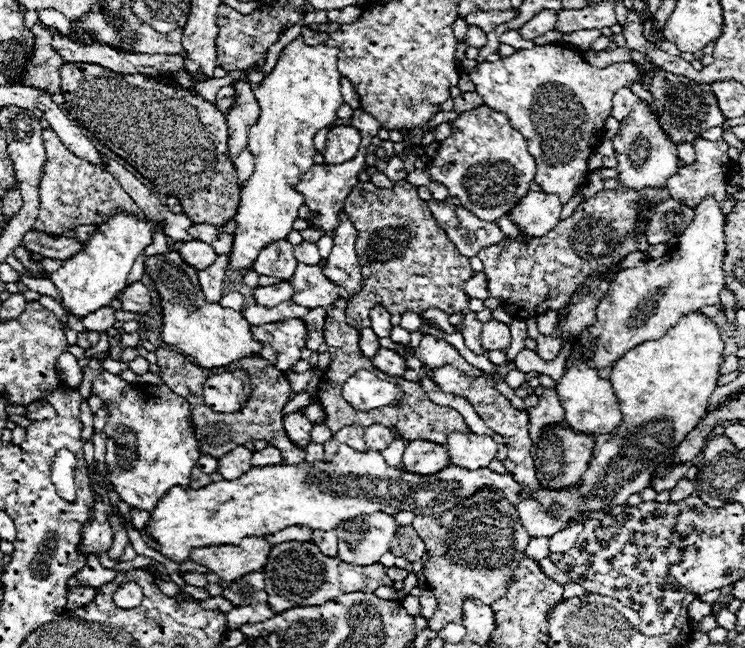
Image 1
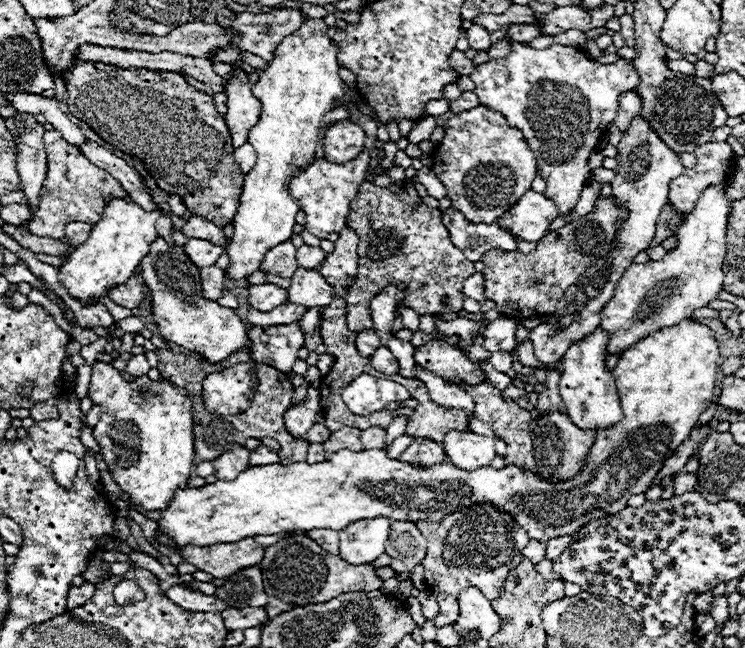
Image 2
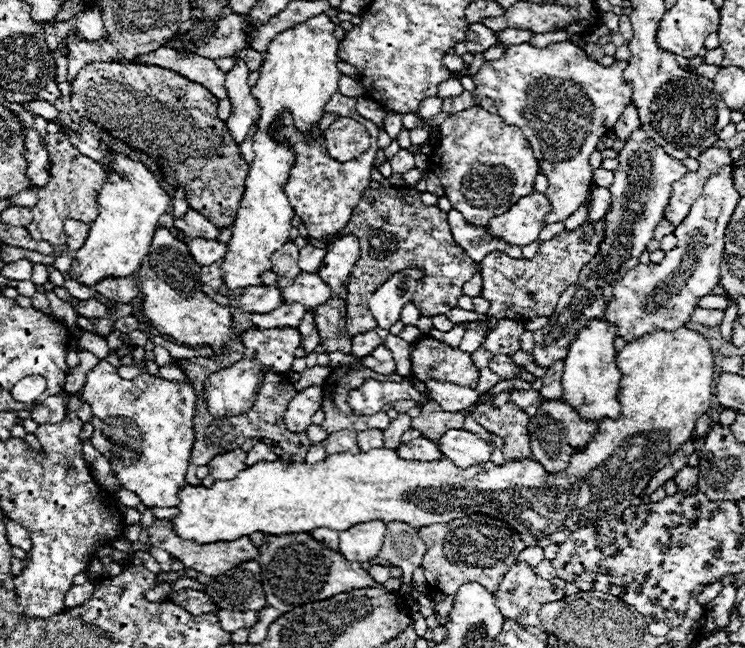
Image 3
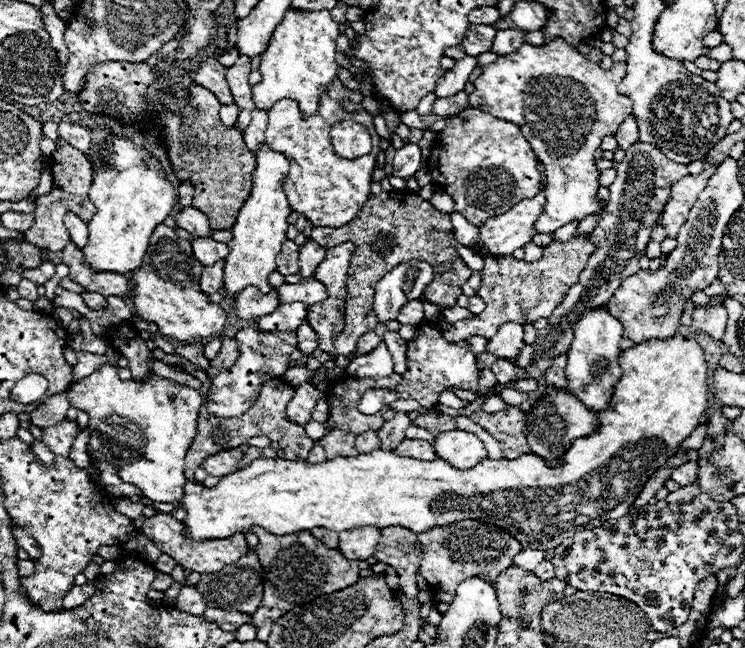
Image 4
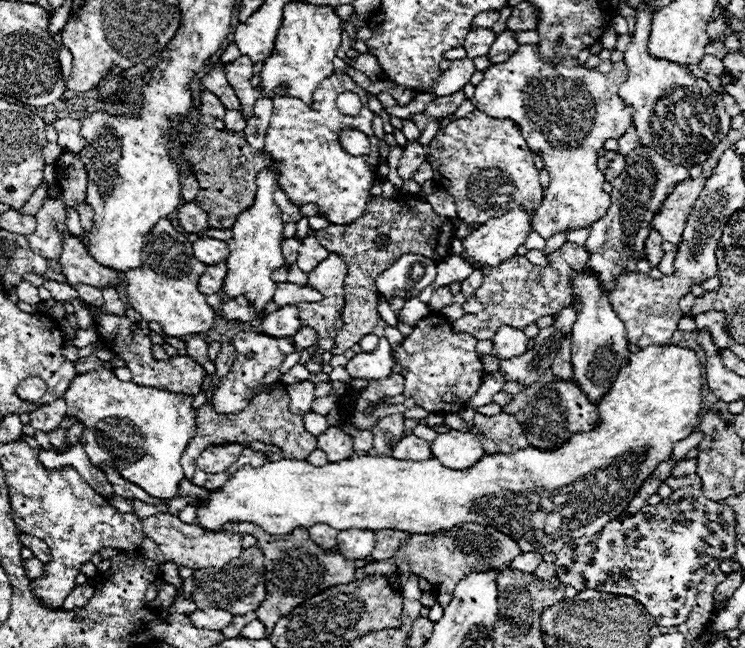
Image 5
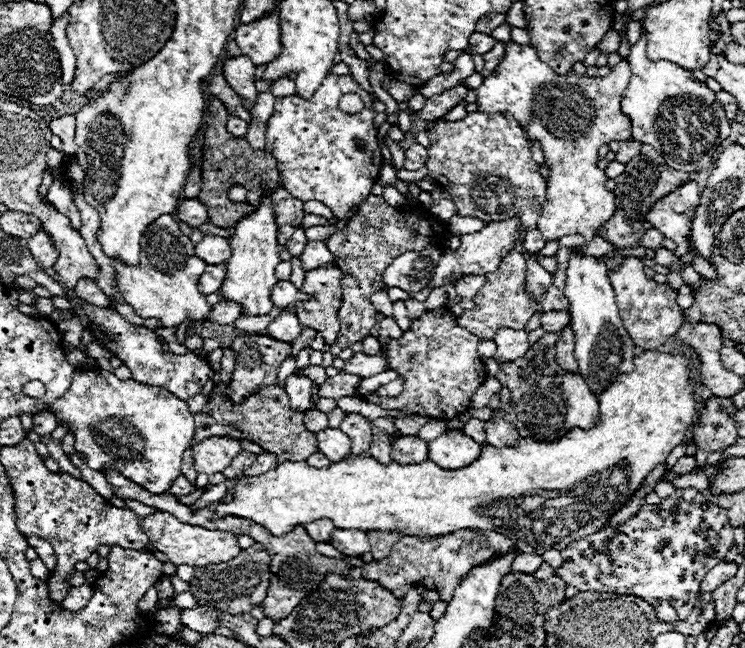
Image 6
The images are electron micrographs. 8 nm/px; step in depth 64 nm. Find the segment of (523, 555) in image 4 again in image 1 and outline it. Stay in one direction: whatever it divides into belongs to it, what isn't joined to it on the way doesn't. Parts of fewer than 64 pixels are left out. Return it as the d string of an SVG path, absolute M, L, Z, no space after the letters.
M532 538L530 544L526 546L524 554L526 554L528 558L540 562L542 558L548 558L548 554L550 554L550 552L548 552L548 542L550 542L550 538Z

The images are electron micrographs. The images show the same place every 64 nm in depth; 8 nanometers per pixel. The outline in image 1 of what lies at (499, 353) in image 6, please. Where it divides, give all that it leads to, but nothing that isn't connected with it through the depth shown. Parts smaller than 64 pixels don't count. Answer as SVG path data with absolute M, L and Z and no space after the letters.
M490 320L482 326L482 348L484 350L506 350L510 346L510 326L498 320Z

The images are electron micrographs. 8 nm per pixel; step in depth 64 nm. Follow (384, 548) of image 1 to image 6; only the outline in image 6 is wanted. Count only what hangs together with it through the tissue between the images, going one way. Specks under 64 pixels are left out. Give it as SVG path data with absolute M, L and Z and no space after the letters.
M334 528L332 532L332 546L340 550L344 556L356 556L360 558L364 552L370 550L370 542L364 530L344 530Z

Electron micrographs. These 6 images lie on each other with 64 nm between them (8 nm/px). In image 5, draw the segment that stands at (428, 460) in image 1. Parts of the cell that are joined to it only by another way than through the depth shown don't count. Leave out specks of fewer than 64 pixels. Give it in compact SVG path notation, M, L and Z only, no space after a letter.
M408 434L392 448L392 456L398 460L428 460L432 458L430 442Z

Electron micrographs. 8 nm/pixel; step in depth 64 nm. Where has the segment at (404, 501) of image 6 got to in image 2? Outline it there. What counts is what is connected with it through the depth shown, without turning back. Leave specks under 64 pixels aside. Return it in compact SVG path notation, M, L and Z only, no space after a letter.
M684 320L674 328L664 328L654 332L628 350L624 350L614 368L614 378L618 386L618 396L622 404L624 418L614 424L610 430L598 430L596 440L586 456L582 470L570 478L560 482L550 482L540 478L534 472L522 472L518 466L510 464L502 470L492 466L482 466L476 470L460 470L452 462L432 464L432 466L412 466L408 462L388 458L386 450L362 450L350 452L342 450L330 456L330 460L318 464L266 464L266 466L250 466L236 480L224 482L218 480L214 484L206 484L202 488L186 488L174 494L170 508L164 508L162 518L158 520L160 530L176 540L176 544L196 544L196 546L212 546L212 544L228 544L238 542L246 536L256 534L280 534L280 532L308 532L314 528L330 528L342 530L348 524L364 518L386 516L390 520L432 520L438 522L452 512L462 512L474 504L492 504L496 510L508 512L516 524L528 534L530 540L550 542L558 536L574 534L578 528L586 526L590 520L606 518L610 514L618 514L626 508L628 498L640 492L646 492L654 484L654 476L664 466L666 458L690 436L696 428L698 416L710 406L716 388L716 370L720 362L720 350L708 326L692 320Z

